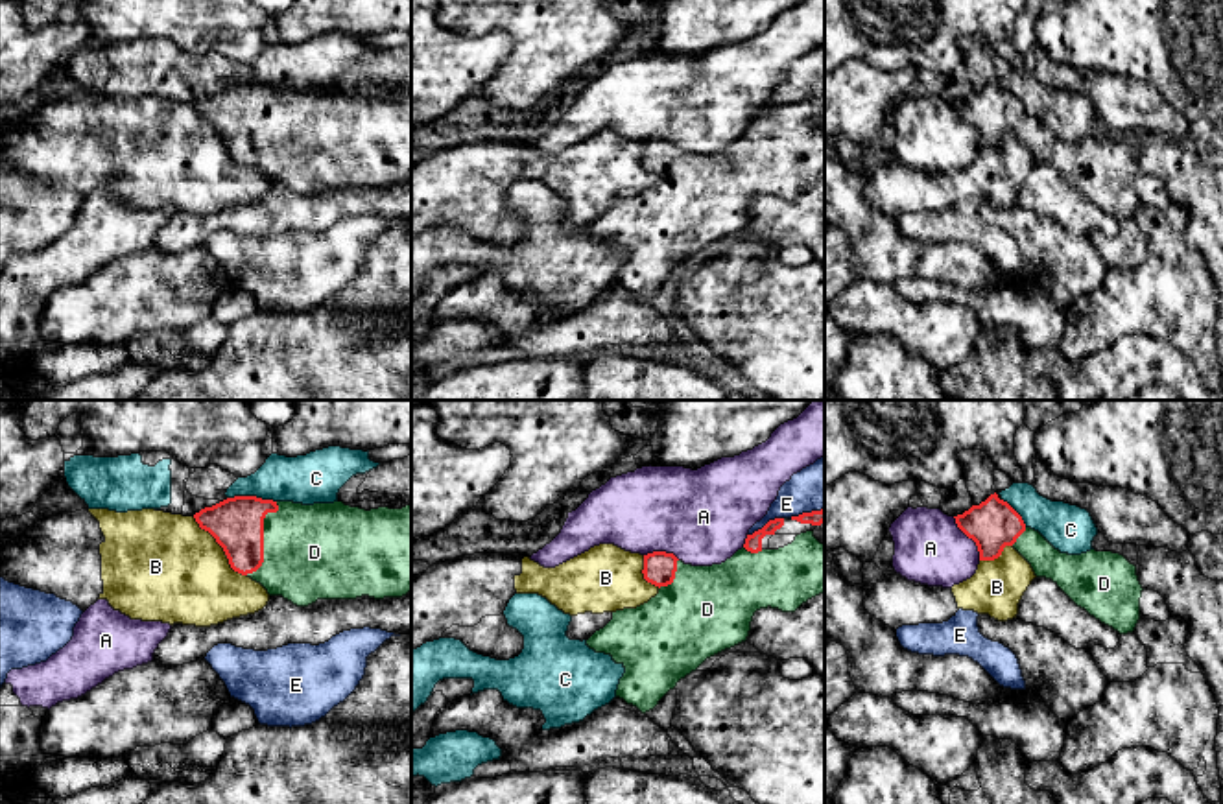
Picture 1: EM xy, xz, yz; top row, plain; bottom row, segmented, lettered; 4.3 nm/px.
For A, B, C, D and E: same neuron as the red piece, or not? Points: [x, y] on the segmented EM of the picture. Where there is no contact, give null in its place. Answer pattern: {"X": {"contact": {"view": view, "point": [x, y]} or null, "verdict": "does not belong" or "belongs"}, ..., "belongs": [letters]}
{"A": {"contact": {"view": "yz", "point": [971, 537]}, "verdict": "does not belong"}, "B": {"contact": {"view": "xy", "point": [222, 546]}, "verdict": "does not belong"}, "C": {"contact": {"view": "xy", "point": [251, 496]}, "verdict": "does not belong"}, "D": {"contact": {"view": "xy", "point": [262, 539]}, "verdict": "belongs"}, "E": {"contact": {"view": "xz", "point": [766, 524]}, "verdict": "does not belong"}, "belongs": ["D"]}

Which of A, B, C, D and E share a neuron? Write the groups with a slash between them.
A / B / C / D / E

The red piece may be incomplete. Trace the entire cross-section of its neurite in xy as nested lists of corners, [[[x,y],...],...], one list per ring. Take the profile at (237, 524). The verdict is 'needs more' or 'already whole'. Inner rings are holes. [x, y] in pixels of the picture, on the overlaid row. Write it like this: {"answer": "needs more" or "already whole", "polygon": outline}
{"answer": "needs more", "polygon": [[[234,496],[194,518],[223,548],[234,572],[297,607],[317,599],[402,597],[411,590],[411,505],[365,511],[343,502],[303,505]]]}

